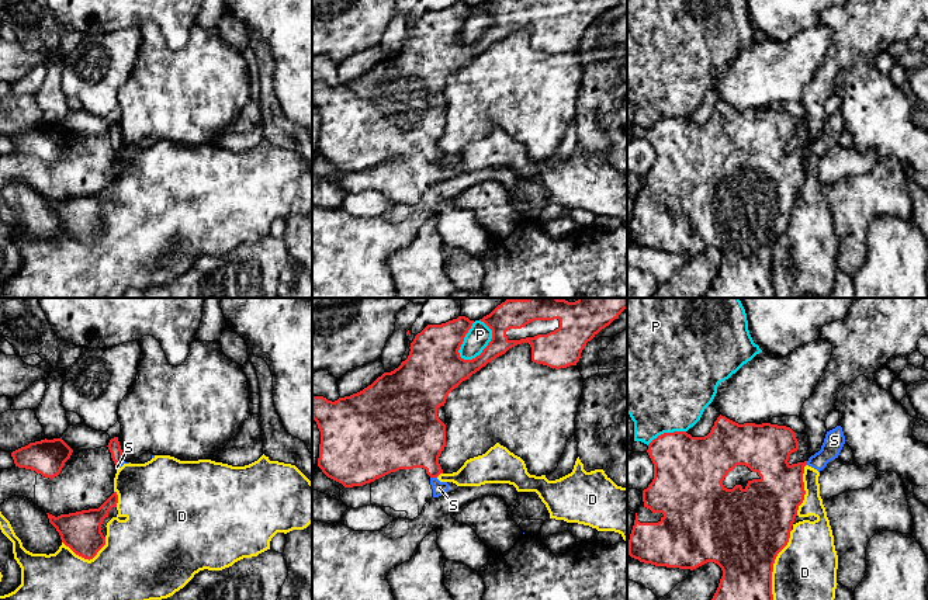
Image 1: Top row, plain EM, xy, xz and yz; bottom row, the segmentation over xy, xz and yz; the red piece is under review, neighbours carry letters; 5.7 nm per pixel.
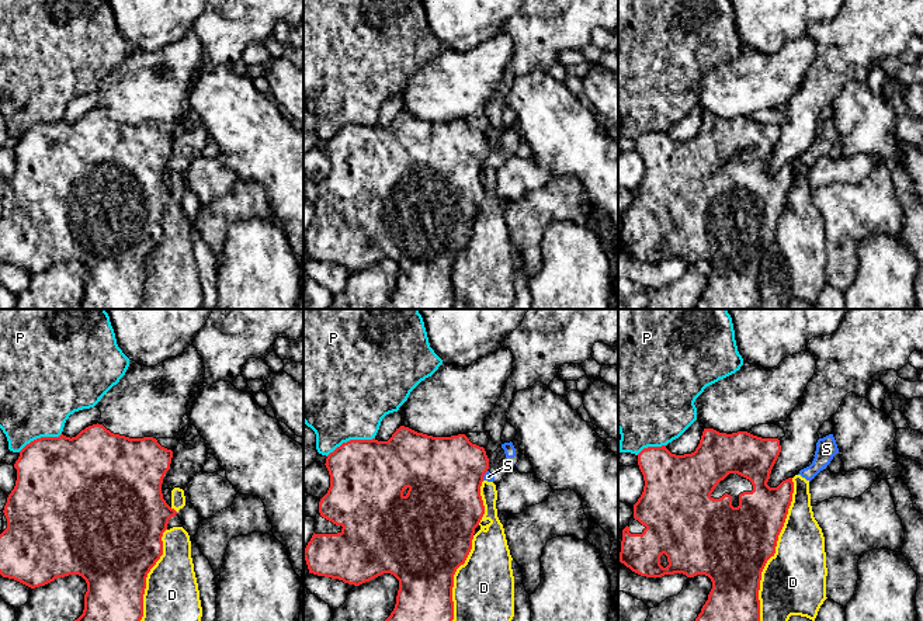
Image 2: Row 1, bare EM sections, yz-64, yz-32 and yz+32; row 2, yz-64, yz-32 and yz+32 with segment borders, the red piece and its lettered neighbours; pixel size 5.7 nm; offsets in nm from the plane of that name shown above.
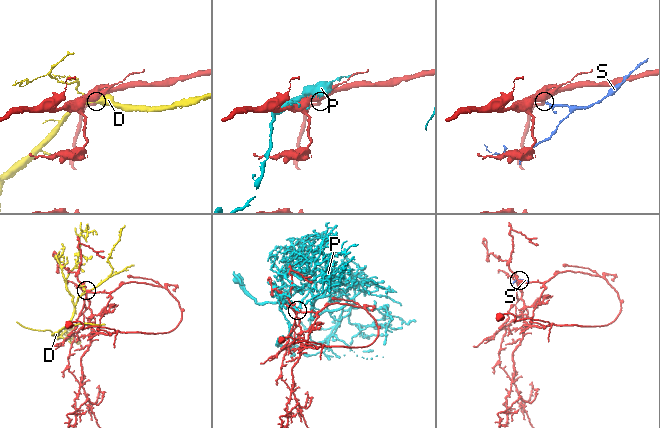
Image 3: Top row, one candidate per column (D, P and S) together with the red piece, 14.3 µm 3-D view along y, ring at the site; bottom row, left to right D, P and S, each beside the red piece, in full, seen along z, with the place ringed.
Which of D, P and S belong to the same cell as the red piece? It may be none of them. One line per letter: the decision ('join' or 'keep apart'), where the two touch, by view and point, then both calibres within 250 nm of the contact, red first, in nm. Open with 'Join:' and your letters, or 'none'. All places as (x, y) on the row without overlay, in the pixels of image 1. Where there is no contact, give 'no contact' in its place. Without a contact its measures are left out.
Join: none
D: keep apart | yz (772, 256) | 420/360 nm
P: keep apart | xz (488, 30) | 190/140 nm
S: keep apart | xz (433, 162) | 340/80 nm

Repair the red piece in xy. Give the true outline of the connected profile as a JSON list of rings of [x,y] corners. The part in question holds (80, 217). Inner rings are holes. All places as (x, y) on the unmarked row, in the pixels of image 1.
[[[114,177],[98,194],[89,194],[58,202],[48,200],[49,208],[56,214],[62,228],[76,240],[93,244],[105,230],[101,209],[108,197],[117,193],[118,180]]]

